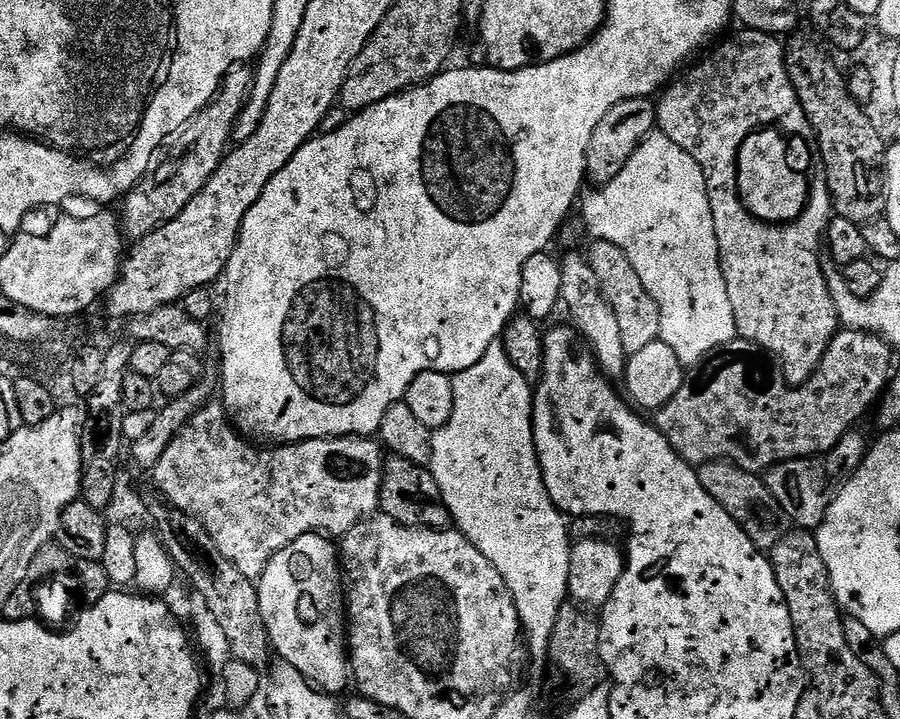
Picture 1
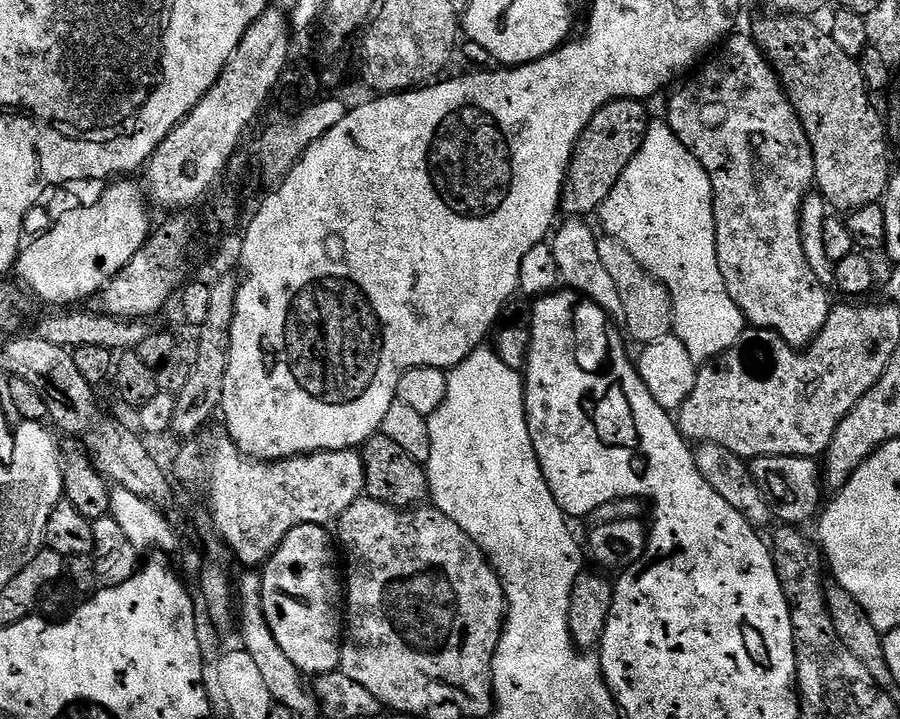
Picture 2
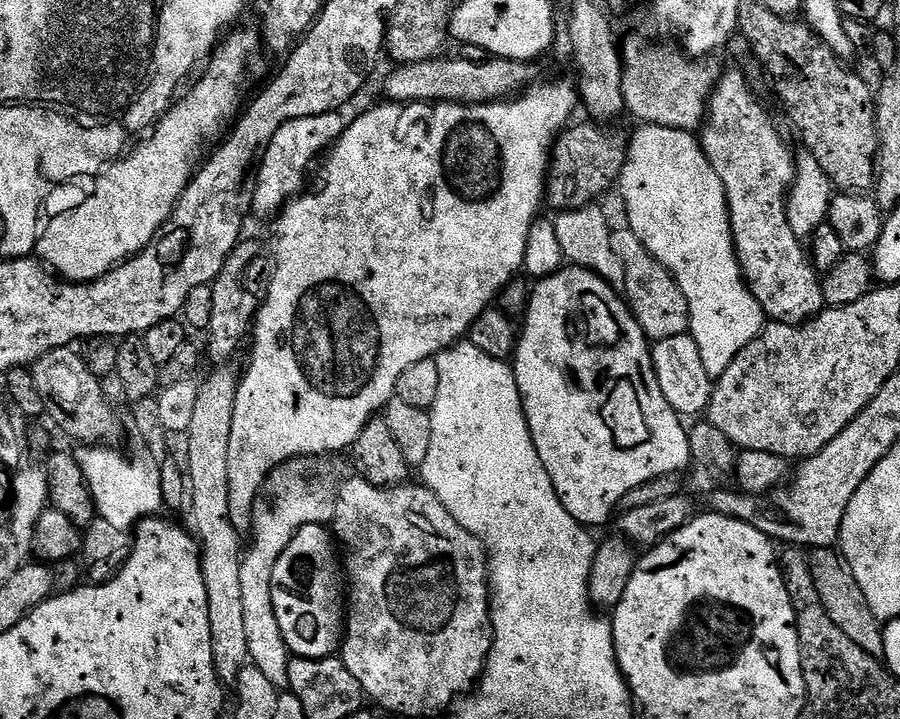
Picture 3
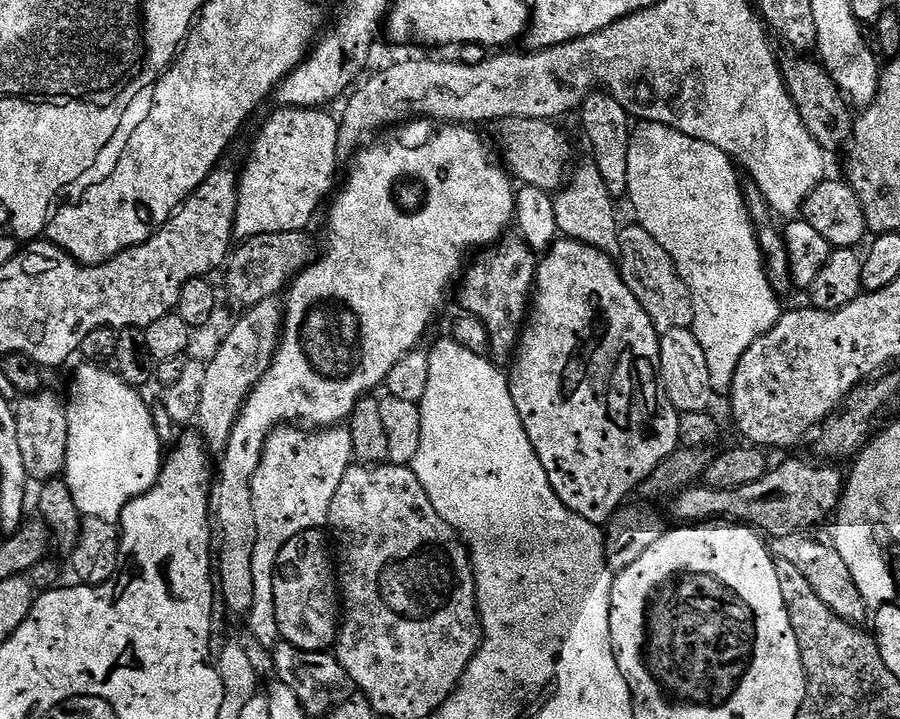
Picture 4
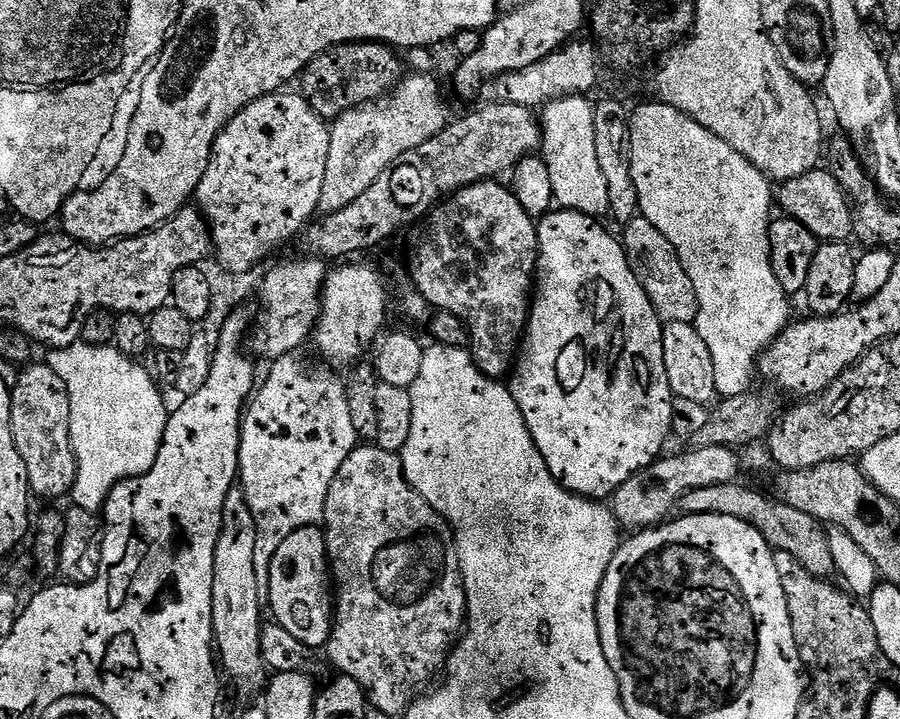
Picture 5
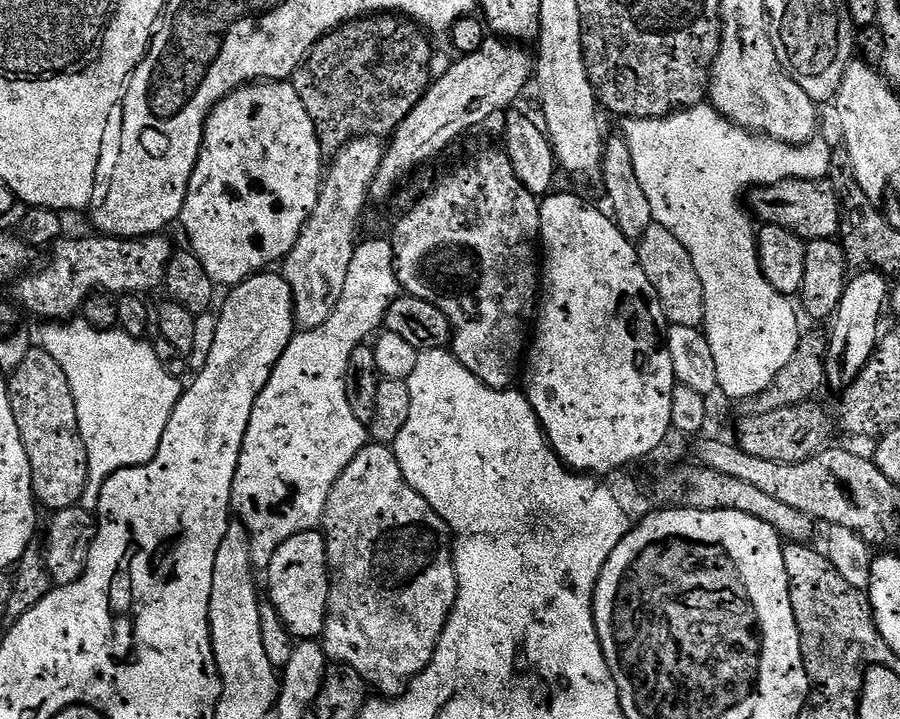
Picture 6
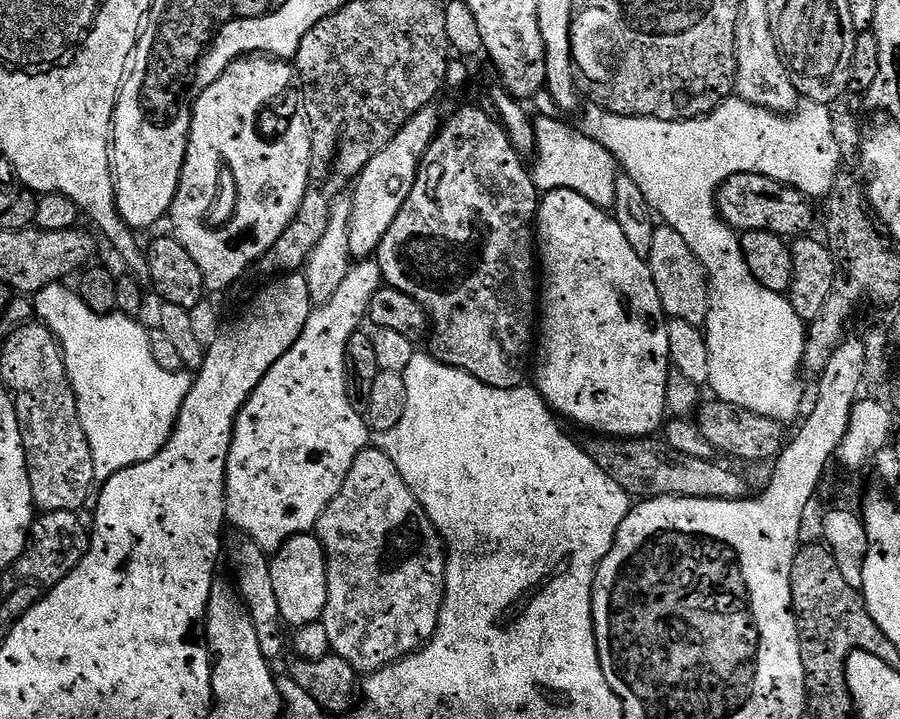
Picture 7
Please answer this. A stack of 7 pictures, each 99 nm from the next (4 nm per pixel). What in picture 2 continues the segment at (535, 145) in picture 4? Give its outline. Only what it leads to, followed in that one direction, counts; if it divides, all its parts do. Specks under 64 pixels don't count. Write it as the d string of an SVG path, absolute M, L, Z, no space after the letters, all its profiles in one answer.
M611 100L594 114L572 151L568 177L564 179L560 212L565 217L588 218L592 211L593 215L604 207L605 198L612 193L618 178L622 178L626 166L634 154L638 154L646 138L650 115L644 107L639 100Z

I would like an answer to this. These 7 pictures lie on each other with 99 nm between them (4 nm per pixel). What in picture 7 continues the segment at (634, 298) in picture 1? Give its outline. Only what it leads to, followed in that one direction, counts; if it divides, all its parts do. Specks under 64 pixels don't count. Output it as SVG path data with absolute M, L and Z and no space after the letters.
M657 226L654 240L650 242L650 254L646 259L654 278L654 286L658 286L658 298L662 298L664 315L697 326L707 325L708 273L690 250L690 246L686 246L682 234L667 226Z

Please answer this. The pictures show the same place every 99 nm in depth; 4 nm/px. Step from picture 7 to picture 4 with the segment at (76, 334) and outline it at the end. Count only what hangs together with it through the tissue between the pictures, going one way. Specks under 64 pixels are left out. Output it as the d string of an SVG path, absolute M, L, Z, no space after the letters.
M96 362L81 363L81 367L74 376L74 384L72 386L72 396L68 401L65 412L67 414L67 450L66 462L64 463L63 479L69 486L70 494L73 495L74 506L77 507L81 517L93 516L94 518L102 518L102 522L110 522L115 525L120 518L120 512L124 509L128 501L133 496L139 496L140 493L148 491L153 484L156 483L157 477L160 476L162 467L162 452L160 456L160 432L156 429L156 420L152 417L152 412L148 409L148 404L139 396L137 389L133 385L127 384L115 371L106 369Z

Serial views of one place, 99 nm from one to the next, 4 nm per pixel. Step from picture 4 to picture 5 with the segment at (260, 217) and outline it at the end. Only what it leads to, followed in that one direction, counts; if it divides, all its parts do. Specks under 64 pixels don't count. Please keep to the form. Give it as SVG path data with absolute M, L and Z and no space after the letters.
M288 90L263 96L246 105L221 130L194 200L208 222L214 256L222 267L236 272L250 271L264 262L260 260L266 259L272 248L286 243L292 232L303 233L320 207L326 154L330 154L329 125L308 105L303 95L291 96Z

